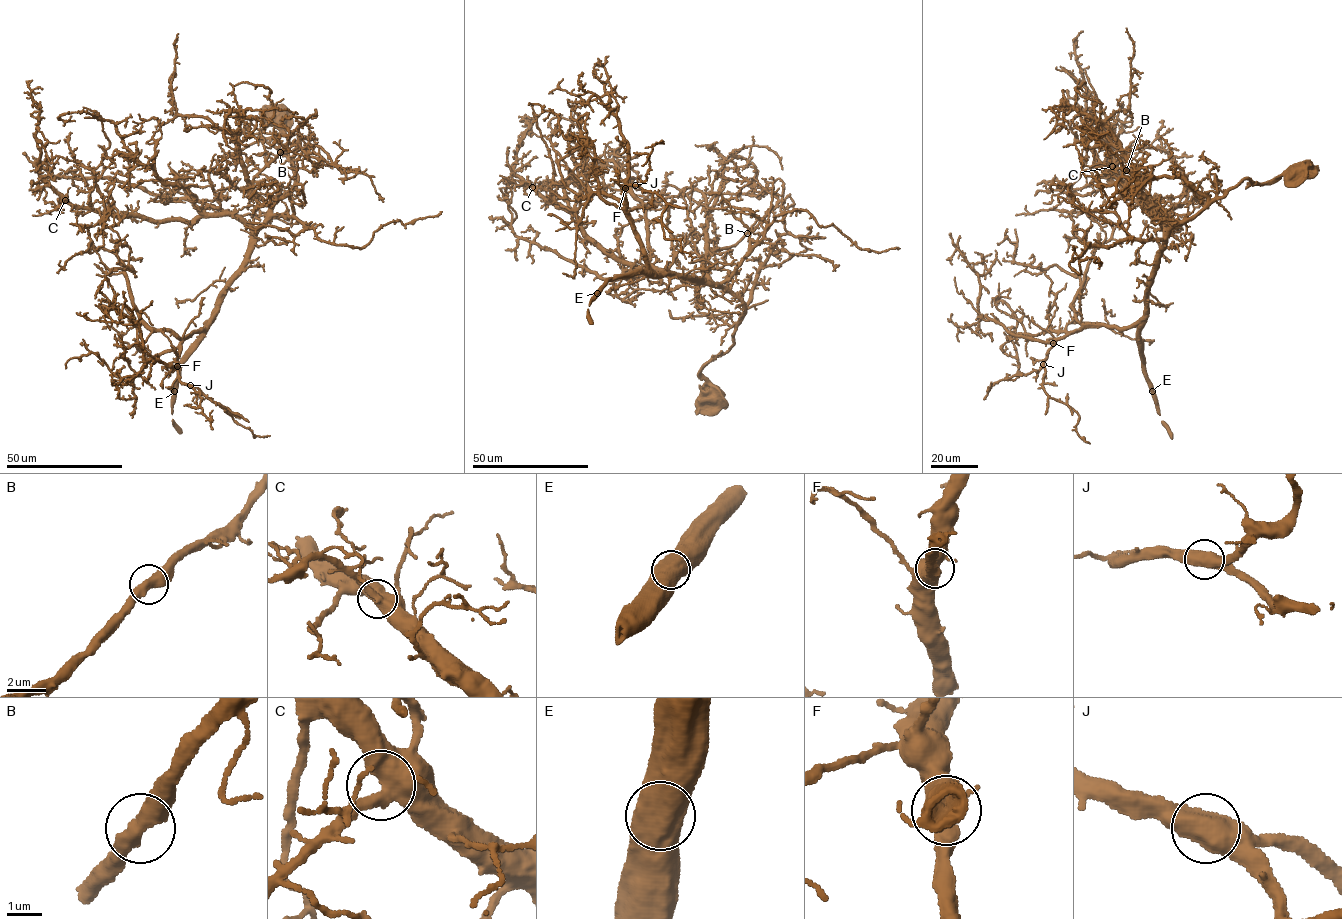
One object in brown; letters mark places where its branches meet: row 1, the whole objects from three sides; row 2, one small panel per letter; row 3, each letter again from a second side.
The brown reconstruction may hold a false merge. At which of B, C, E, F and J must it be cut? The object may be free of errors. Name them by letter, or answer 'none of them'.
none of them

